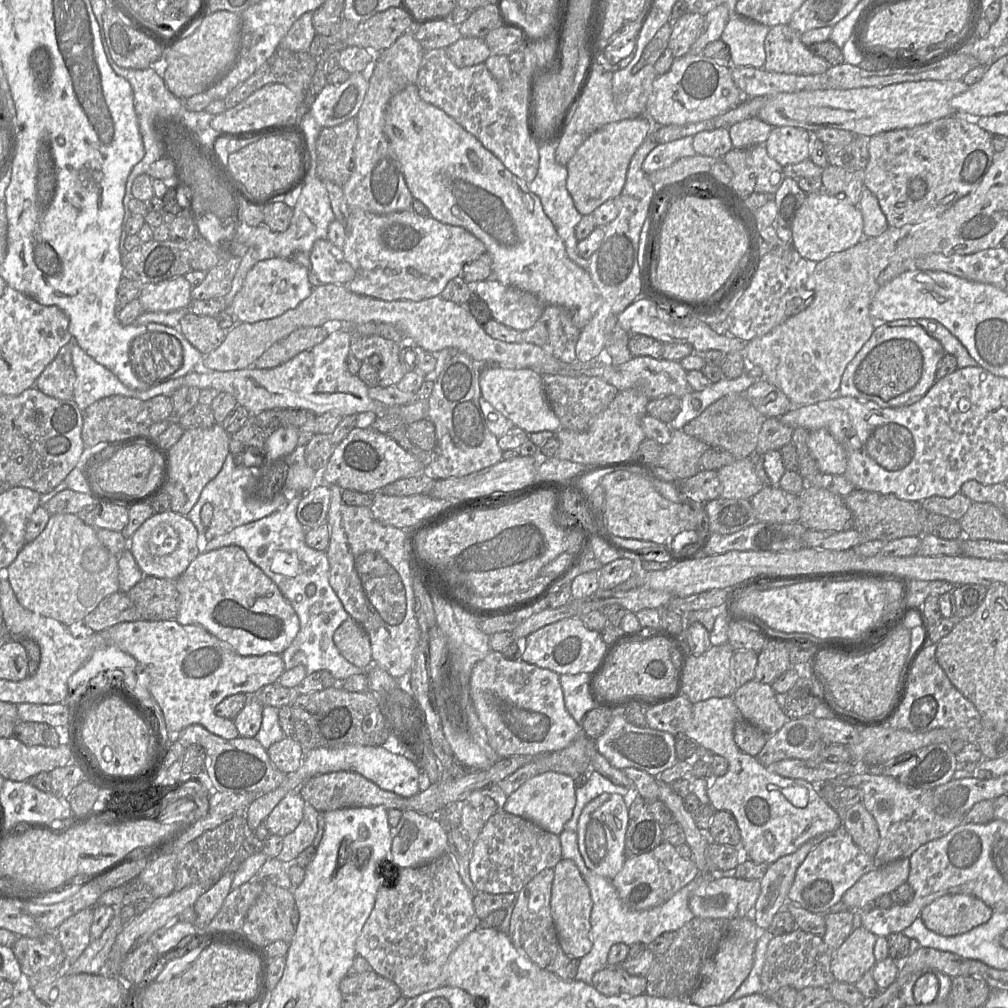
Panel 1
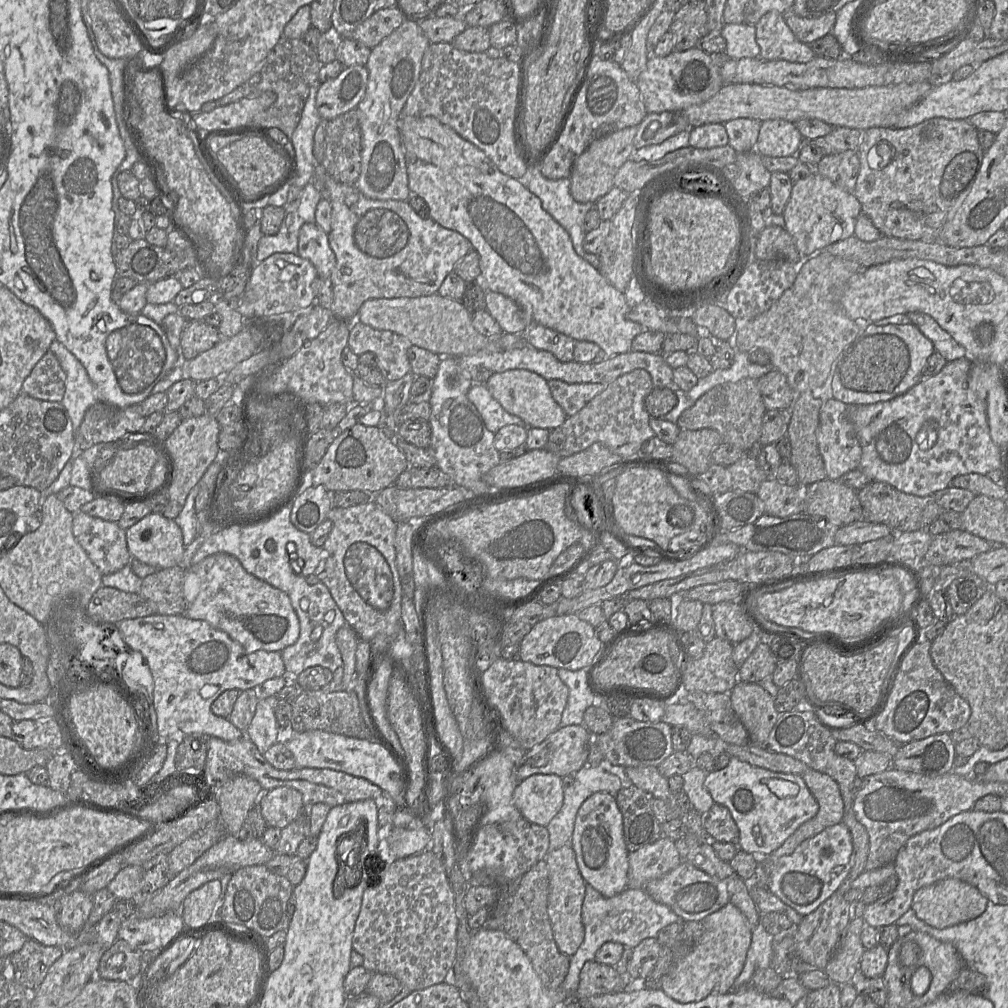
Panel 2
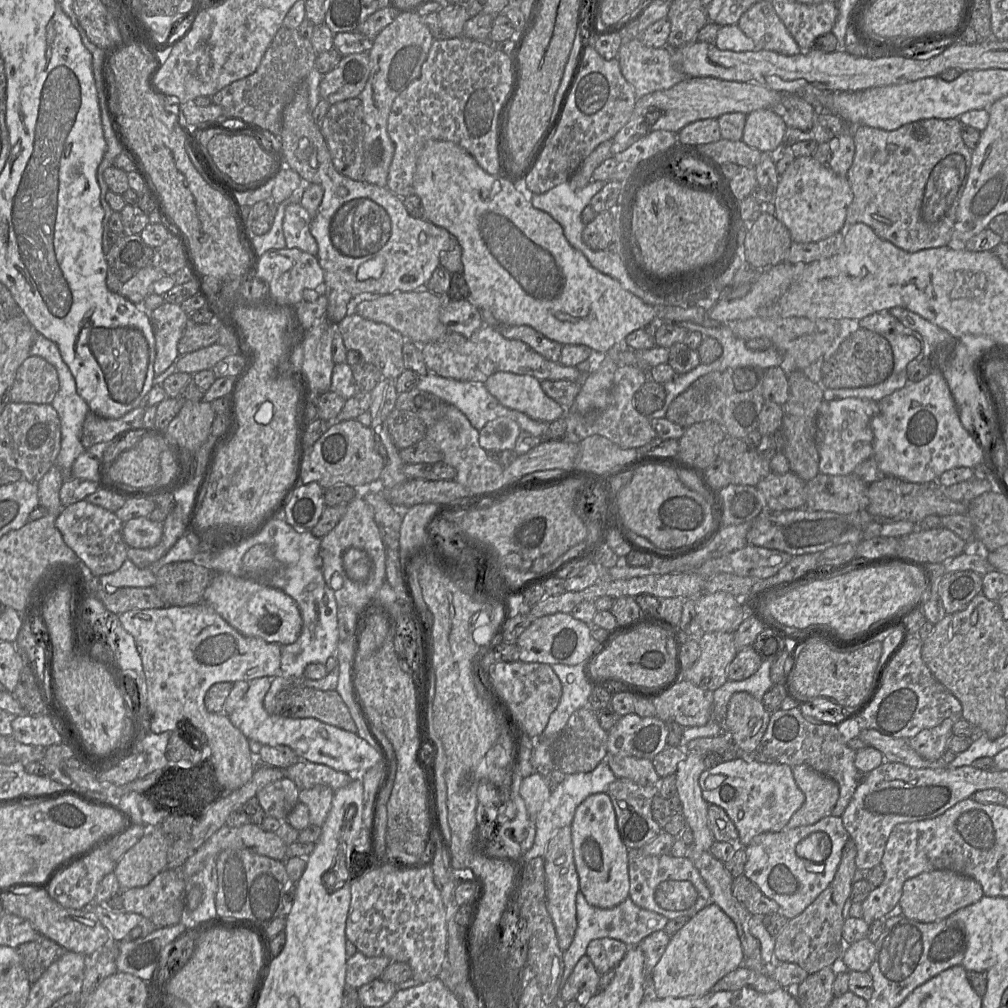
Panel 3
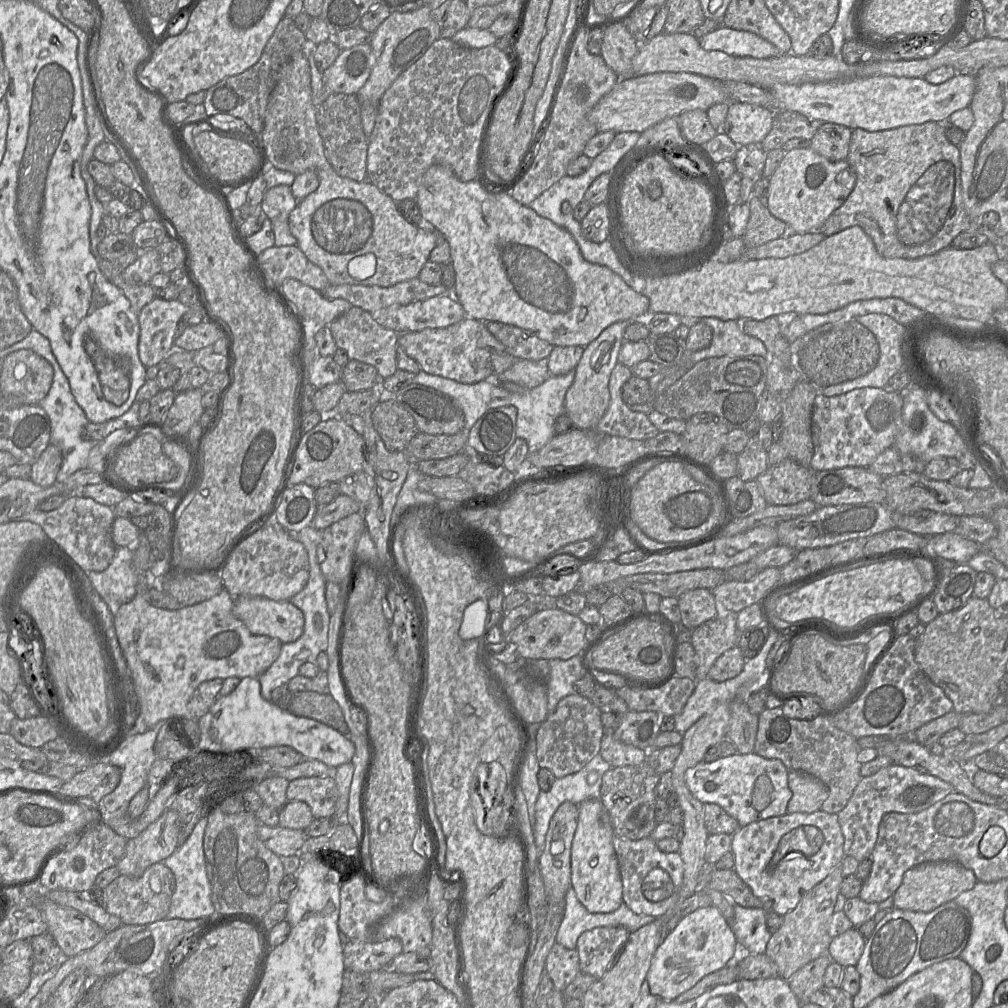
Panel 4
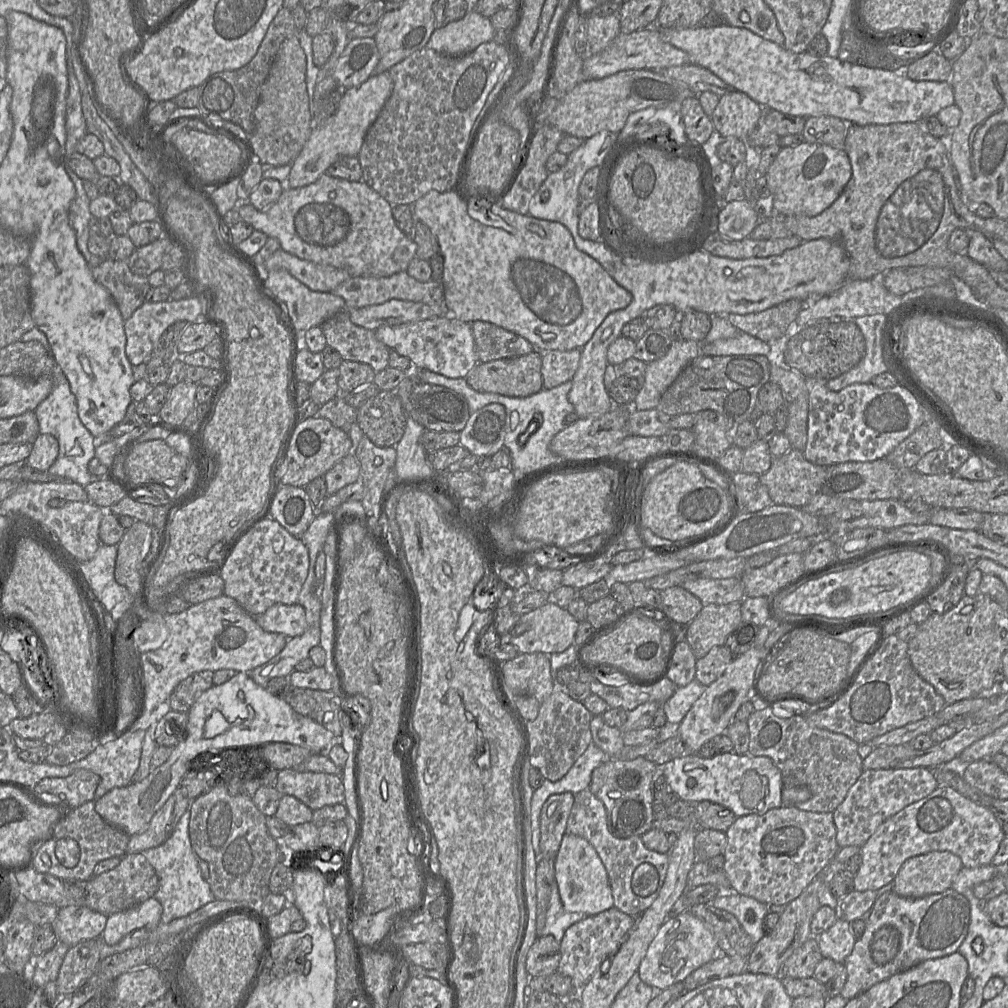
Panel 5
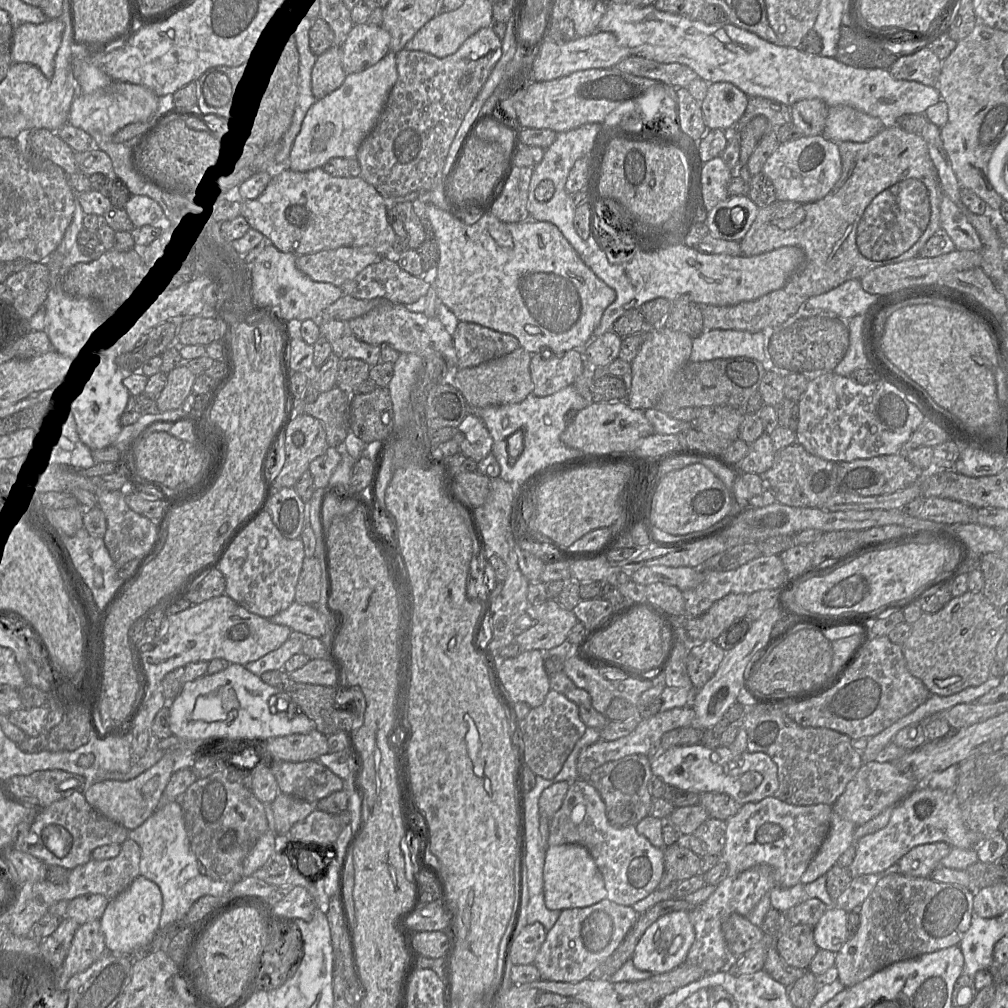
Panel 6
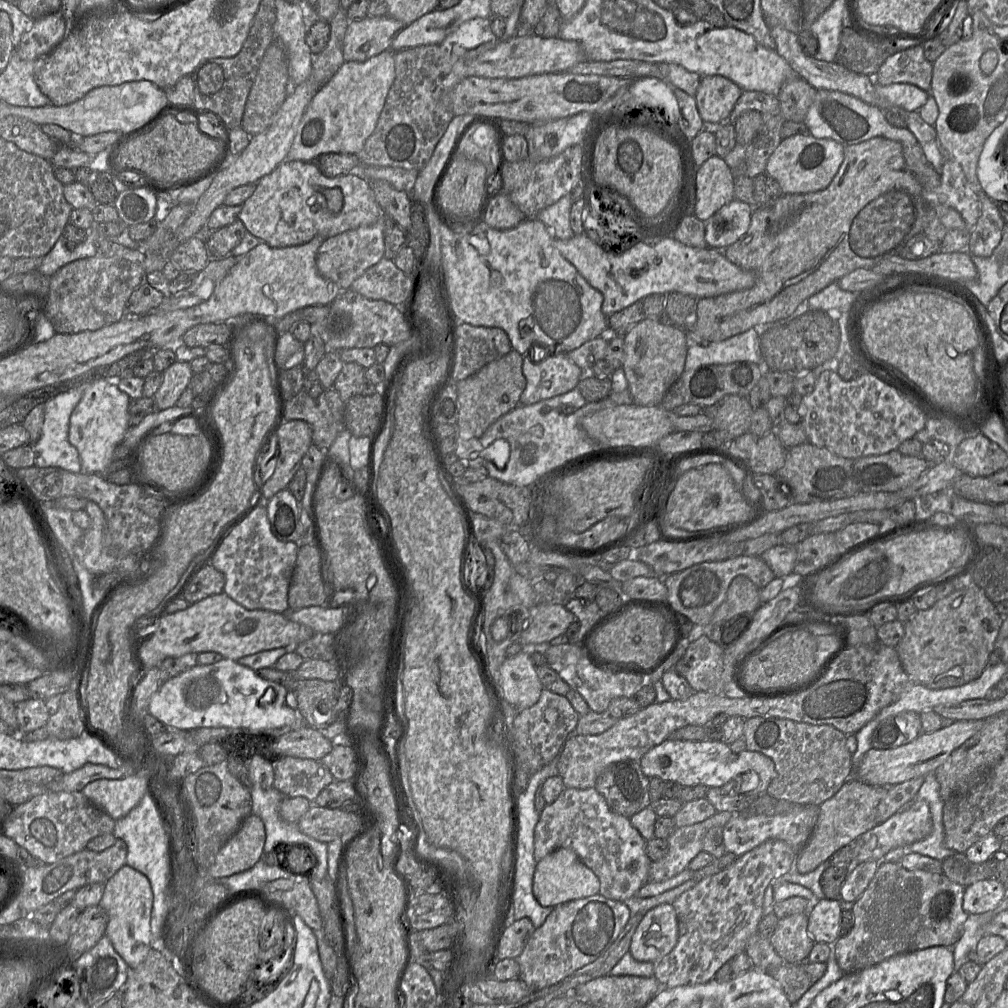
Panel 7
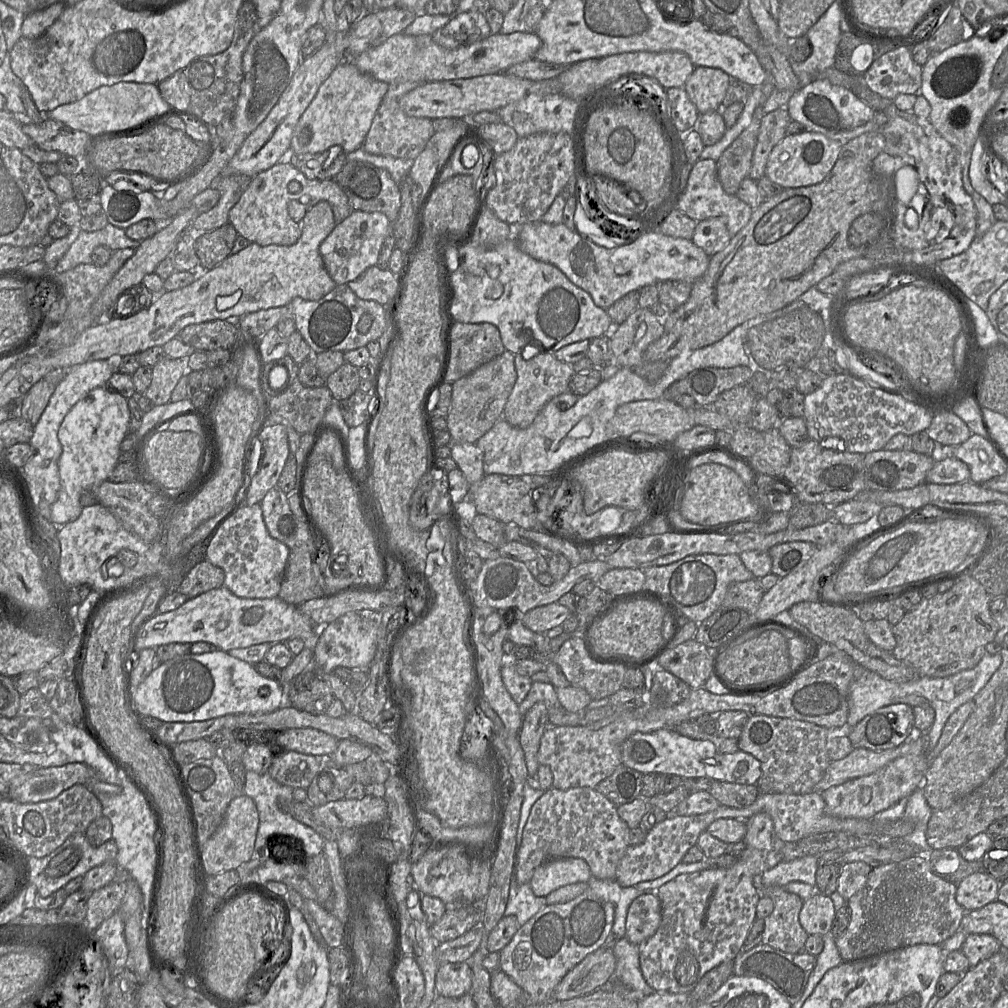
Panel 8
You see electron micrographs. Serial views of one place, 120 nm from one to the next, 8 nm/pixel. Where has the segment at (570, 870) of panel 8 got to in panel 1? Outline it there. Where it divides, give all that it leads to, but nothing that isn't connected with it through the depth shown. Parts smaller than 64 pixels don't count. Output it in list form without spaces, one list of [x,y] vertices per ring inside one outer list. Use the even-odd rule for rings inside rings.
[[[602,793],[583,808],[577,825],[577,841],[586,866],[595,874],[612,880],[622,869],[626,860],[626,830],[628,806],[623,796]]]

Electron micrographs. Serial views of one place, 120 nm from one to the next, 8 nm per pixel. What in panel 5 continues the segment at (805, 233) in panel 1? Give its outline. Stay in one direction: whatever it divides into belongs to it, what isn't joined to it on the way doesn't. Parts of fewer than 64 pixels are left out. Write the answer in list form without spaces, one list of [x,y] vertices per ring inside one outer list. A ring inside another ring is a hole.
[[[806,141],[782,147],[765,174],[770,190],[767,205],[778,214],[816,216],[839,197],[851,173],[851,164],[843,148]]]

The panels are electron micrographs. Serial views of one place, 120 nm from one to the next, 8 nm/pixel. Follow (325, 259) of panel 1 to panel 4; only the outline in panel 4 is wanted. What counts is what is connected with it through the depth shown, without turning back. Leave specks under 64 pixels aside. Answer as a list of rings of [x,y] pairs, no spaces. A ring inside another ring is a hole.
[[[278,185],[266,191],[261,209],[272,221],[275,236],[274,246],[296,246],[297,239],[289,227],[289,216],[298,200],[293,196],[289,186]]]

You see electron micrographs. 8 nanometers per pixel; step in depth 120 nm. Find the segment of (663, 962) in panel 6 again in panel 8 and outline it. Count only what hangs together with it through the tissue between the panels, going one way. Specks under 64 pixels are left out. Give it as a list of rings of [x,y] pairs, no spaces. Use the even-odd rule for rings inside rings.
[[[657,890],[644,891],[644,894],[638,896],[630,904],[626,918],[626,937],[637,946],[655,934],[662,918],[661,902],[658,896],[654,894]]]

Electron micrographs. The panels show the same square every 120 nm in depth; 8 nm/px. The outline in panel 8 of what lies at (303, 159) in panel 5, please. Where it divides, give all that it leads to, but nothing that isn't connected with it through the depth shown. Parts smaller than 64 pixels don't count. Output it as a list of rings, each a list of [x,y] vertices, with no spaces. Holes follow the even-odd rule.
[[[344,60],[321,84],[314,99],[300,117],[292,136],[291,151],[295,154],[321,153],[334,145],[341,146],[346,154],[357,150],[363,145],[388,88],[388,83],[375,79],[360,71],[351,61]]]

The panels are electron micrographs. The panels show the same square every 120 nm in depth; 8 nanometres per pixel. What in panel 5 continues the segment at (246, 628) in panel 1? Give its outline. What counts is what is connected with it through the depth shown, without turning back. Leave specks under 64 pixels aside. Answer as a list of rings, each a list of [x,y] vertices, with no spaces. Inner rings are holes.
[[[274,604],[255,616],[258,625],[268,632],[281,633],[288,638],[302,635],[307,629],[305,609],[295,604]]]

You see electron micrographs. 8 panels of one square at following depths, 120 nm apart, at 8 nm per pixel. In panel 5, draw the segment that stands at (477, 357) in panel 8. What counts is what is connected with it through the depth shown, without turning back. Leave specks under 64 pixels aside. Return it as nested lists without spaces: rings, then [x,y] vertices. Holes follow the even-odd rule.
[[[486,321],[469,322],[481,363],[524,356],[534,351],[525,338]]]

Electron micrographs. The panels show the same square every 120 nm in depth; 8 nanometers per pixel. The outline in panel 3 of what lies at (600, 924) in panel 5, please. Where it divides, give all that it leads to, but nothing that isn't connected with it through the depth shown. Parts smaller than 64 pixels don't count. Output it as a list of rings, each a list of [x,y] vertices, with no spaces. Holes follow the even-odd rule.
[[[599,938],[588,944],[585,955],[591,959],[598,973],[602,975],[617,966],[628,948],[628,945],[620,940]]]

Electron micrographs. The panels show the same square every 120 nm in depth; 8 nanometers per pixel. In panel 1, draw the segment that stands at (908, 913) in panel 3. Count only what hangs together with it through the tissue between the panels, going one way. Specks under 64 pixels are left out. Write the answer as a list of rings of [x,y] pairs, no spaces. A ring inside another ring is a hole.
[[[966,894],[944,895],[920,914],[926,927],[942,936],[955,936],[986,923],[994,910],[981,899]]]

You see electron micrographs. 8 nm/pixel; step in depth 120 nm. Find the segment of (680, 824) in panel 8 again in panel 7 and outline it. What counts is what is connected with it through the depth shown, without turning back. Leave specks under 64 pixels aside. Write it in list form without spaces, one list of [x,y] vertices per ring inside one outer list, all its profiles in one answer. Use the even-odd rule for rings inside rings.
[[[717,812],[702,822],[676,827],[666,839],[669,847],[667,855],[652,861],[648,882],[662,882],[687,869],[688,864],[702,851],[705,834],[712,828],[724,827],[734,816],[739,815],[741,813]]]

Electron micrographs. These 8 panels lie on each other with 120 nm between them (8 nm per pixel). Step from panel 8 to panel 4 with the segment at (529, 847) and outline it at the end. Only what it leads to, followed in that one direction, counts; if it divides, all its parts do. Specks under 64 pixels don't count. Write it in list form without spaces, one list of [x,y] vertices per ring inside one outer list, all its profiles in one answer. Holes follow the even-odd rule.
[[[614,832],[612,839],[623,883],[623,902],[635,913],[661,918],[680,902],[683,885],[684,863],[678,852],[664,853],[649,836],[640,840],[621,838]]]

